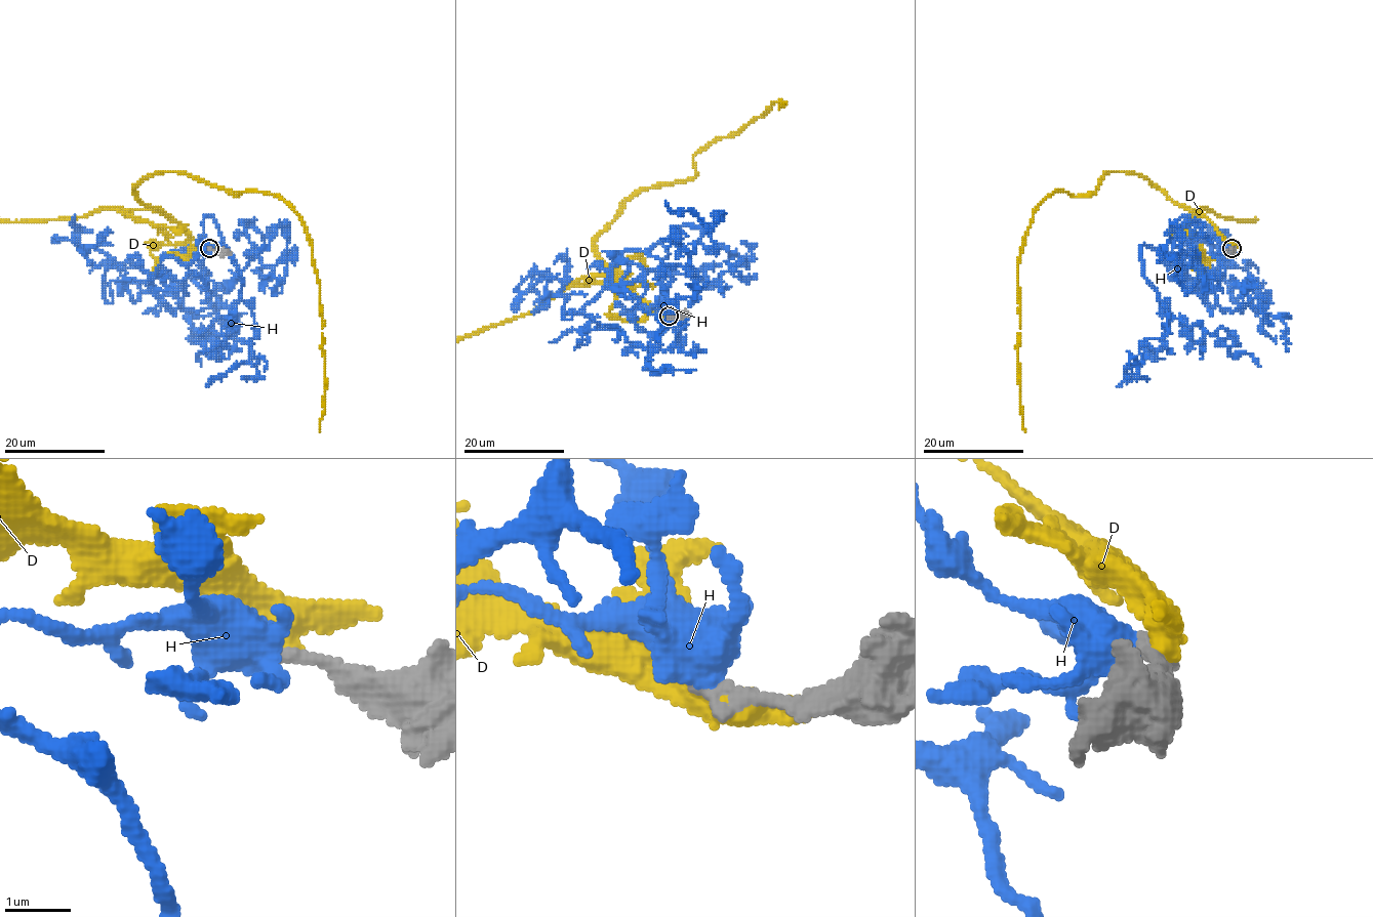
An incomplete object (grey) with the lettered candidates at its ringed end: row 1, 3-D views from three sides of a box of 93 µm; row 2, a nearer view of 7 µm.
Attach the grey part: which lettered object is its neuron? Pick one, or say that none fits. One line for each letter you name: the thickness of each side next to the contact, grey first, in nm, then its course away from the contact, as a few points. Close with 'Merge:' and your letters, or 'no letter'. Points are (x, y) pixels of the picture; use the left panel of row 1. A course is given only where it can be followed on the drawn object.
Merge: no letter

